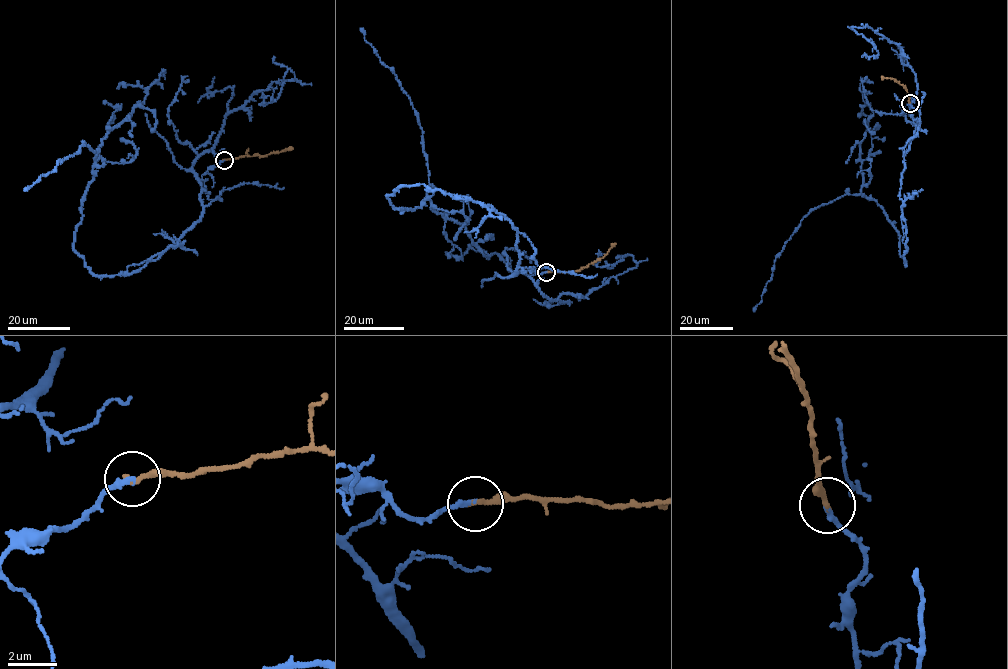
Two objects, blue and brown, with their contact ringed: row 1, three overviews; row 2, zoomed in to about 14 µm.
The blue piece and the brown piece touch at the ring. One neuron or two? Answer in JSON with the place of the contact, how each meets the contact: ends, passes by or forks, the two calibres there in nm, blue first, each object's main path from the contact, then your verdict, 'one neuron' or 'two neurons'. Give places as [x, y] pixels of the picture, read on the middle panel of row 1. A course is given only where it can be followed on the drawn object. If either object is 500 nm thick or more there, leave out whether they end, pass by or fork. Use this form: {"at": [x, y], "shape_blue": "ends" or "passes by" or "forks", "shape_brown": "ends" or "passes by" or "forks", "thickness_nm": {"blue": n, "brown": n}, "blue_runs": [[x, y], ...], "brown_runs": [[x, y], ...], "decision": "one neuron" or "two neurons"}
{"at": [546, 272], "shape_blue": "ends", "shape_brown": "ends", "thickness_nm": {"blue": 240, "brown": 220}, "blue_runs": [[546, 272], [518, 265], [489, 205], [423, 184], [393, 208], [421, 207], [427, 155], [360, 28]], "brown_runs": [[546, 272], [571, 272], [587, 267], [603, 257], [615, 243]], "decision": "one neuron"}

